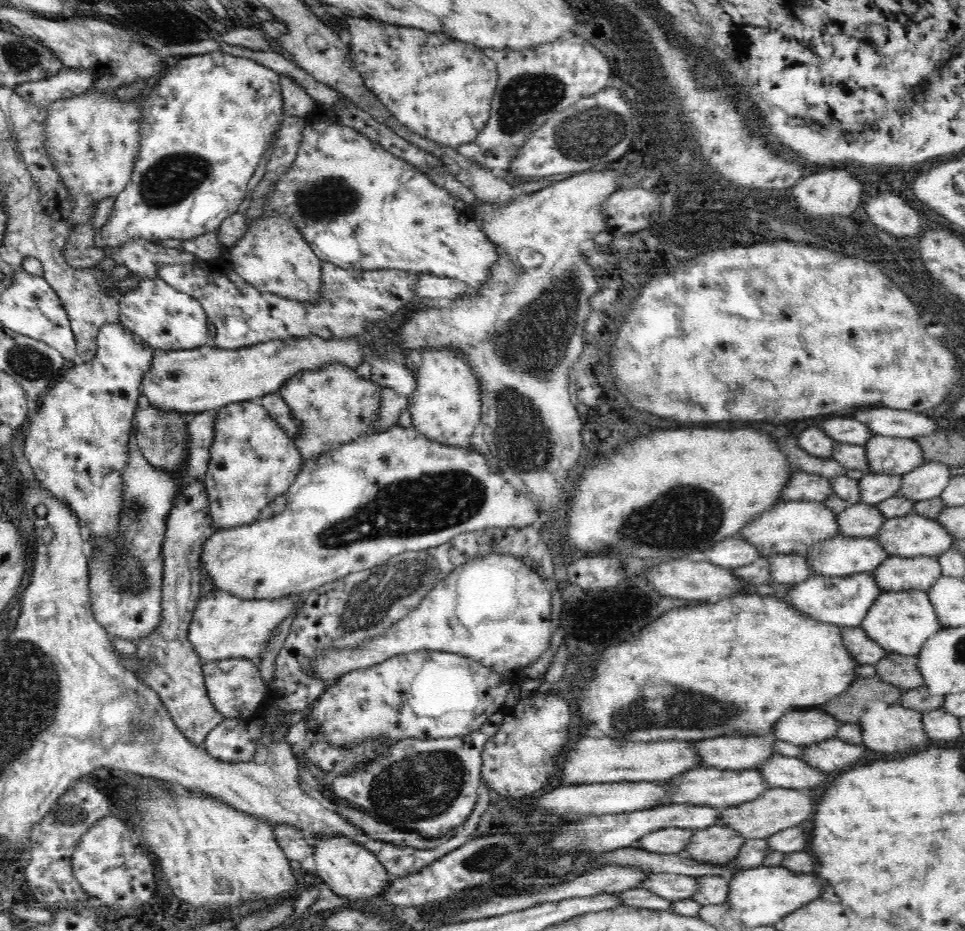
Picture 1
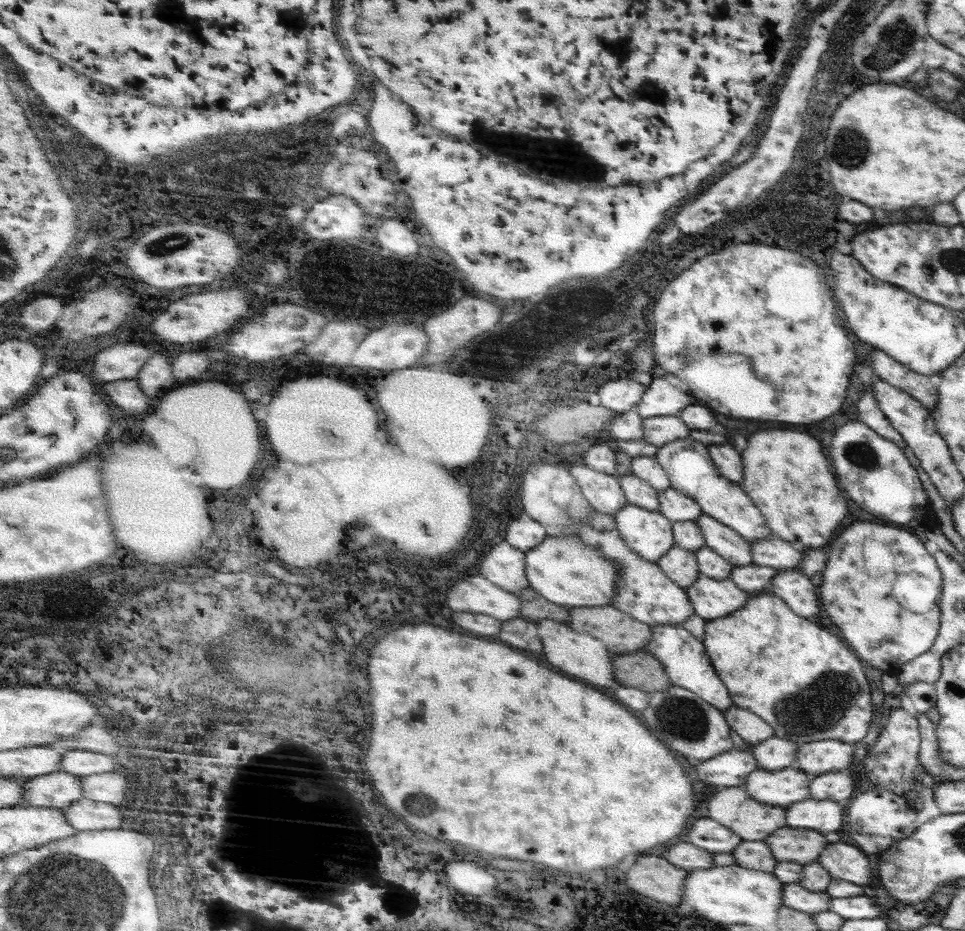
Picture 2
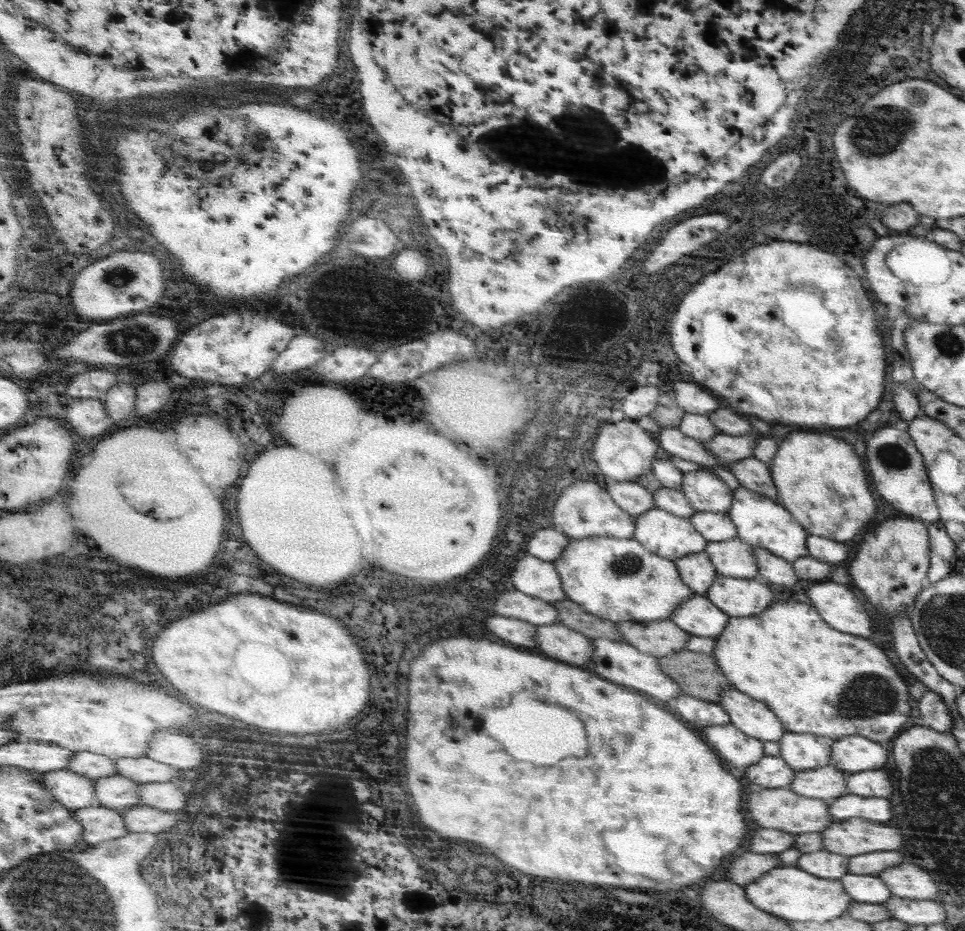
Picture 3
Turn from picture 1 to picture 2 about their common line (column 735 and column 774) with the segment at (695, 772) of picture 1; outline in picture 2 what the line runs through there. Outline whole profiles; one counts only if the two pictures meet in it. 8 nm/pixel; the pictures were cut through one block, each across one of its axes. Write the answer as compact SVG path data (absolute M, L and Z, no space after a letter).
M795 766L783 768L781 772L753 770L741 790L747 792L751 800L759 804L769 804L773 808L787 808L789 804L809 800L809 776Z

